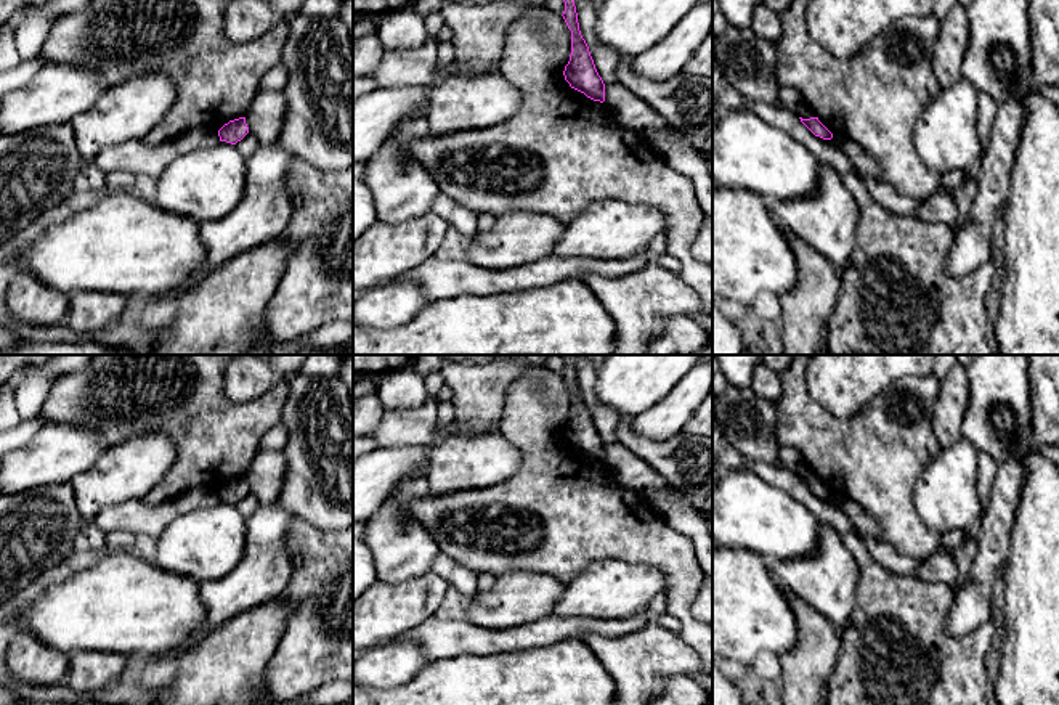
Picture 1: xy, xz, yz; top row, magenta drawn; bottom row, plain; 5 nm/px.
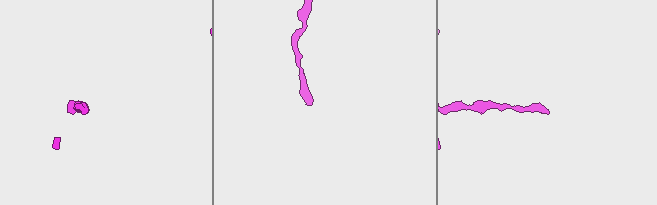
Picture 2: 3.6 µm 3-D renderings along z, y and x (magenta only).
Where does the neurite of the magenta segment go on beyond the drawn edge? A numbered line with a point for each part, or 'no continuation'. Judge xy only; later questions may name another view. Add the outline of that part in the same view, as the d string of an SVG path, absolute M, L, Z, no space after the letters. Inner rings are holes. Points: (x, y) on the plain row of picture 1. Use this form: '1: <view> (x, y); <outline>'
no continuation

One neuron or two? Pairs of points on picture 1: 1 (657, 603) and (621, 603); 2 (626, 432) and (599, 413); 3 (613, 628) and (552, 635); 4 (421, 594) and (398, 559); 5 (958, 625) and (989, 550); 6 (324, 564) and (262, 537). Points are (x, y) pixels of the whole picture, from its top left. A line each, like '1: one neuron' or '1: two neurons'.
1: two neurons
2: two neurons
3: one neuron
4: two neurons
5: one neuron
6: two neurons

